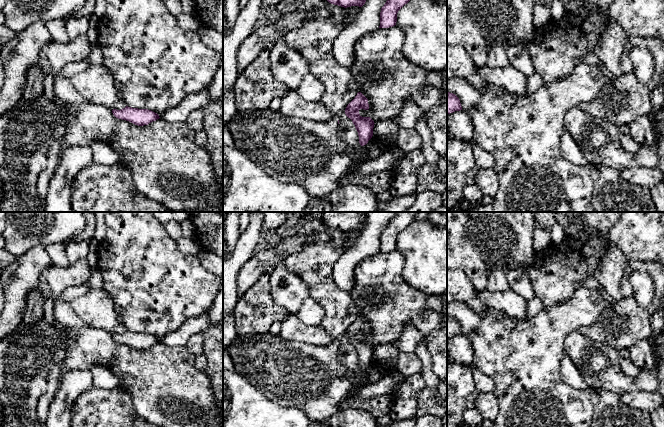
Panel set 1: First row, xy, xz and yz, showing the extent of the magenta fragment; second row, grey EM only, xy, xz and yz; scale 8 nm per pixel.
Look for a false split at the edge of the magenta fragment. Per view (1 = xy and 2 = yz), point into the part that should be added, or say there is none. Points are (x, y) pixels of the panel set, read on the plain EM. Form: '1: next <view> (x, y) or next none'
1: next none
2: next none

